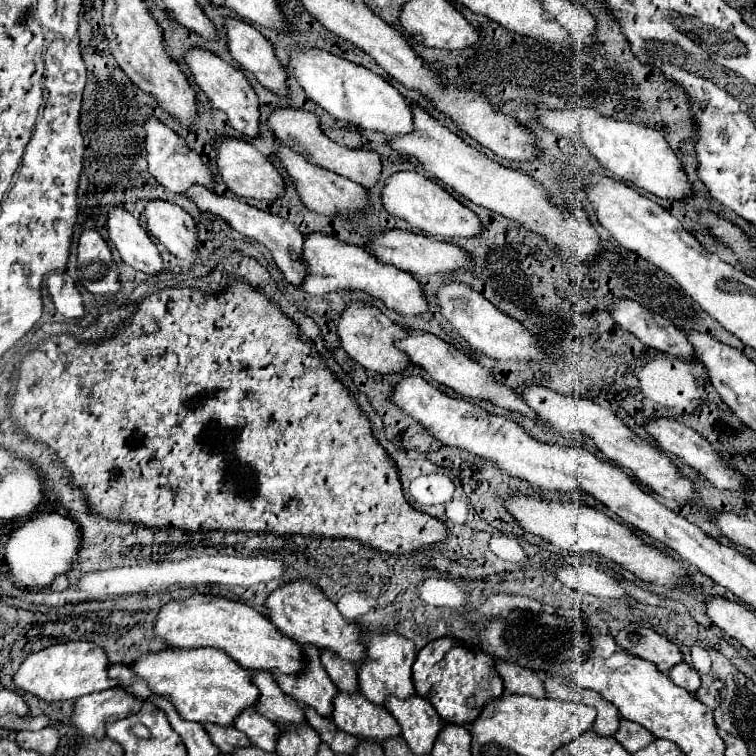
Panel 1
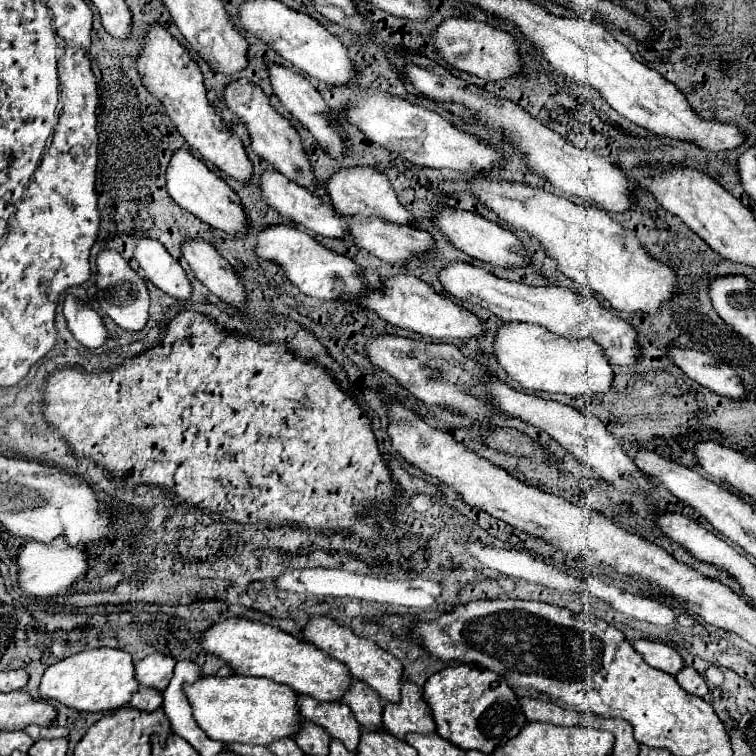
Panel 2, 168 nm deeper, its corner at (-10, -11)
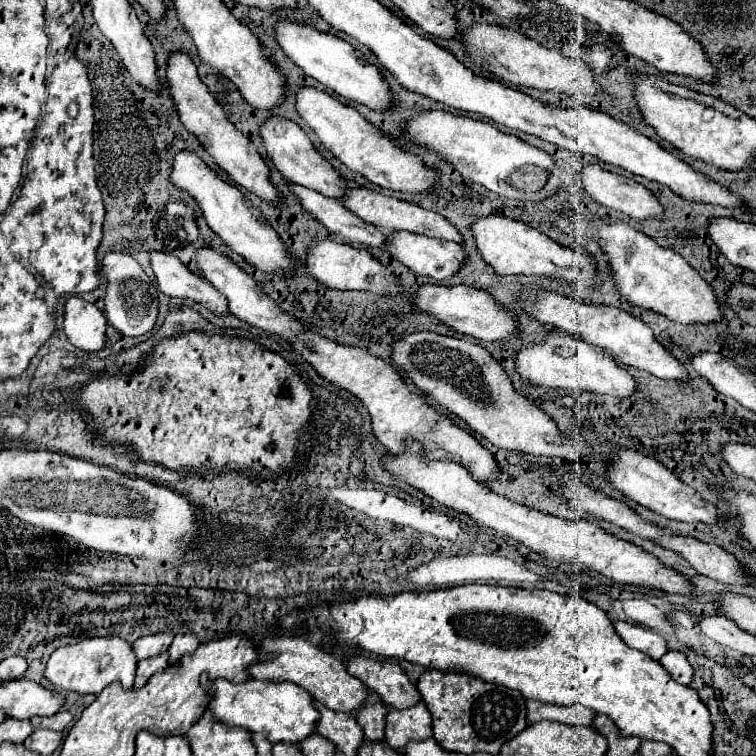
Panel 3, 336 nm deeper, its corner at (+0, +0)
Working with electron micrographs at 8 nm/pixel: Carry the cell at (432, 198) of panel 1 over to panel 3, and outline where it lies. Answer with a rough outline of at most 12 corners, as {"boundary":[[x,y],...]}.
{"boundary":[[521,221],[471,225],[499,275],[593,287],[595,259]]}

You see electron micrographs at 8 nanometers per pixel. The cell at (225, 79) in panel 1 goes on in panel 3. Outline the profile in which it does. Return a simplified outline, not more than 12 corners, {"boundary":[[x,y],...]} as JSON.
{"boundary":[[283,117],[259,127],[291,183],[343,199],[347,183],[305,131]]}

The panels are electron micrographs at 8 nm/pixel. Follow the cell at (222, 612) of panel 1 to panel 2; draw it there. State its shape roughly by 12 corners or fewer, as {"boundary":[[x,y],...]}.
{"boundary":[[227,618],[201,646],[235,674],[265,676],[319,702],[349,670],[275,626]]}

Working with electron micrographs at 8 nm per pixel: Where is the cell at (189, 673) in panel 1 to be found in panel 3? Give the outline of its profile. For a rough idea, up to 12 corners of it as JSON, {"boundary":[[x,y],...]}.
{"boundary":[[201,679],[209,709],[271,743],[317,731],[313,697],[293,683]]}

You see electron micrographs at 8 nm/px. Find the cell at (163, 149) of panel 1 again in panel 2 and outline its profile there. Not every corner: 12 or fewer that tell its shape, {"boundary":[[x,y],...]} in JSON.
{"boundary":[[175,150],[167,192],[187,212],[245,234],[239,196],[203,160]]}

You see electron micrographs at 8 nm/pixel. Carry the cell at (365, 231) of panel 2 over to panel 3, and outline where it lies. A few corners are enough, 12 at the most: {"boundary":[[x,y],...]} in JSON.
{"boundary":[[389,233],[387,251],[413,273],[451,279],[459,243]]}

